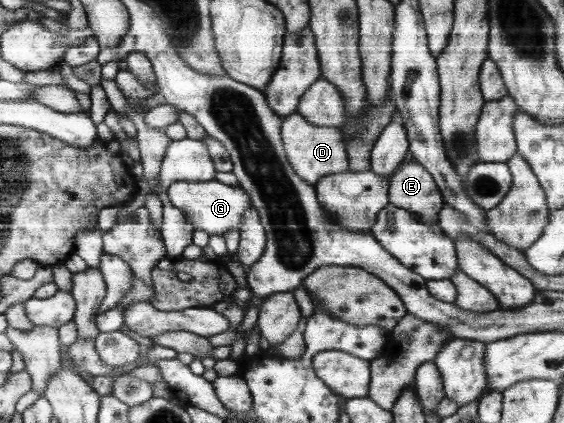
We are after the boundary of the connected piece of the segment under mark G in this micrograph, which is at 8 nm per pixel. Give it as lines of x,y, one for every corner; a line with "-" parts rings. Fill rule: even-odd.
216,179
199,182
175,181
168,187
168,198
172,206
184,213
186,221
194,225
194,229
221,236
230,229
240,229
245,223
246,210
253,207
253,199
245,189
220,183

